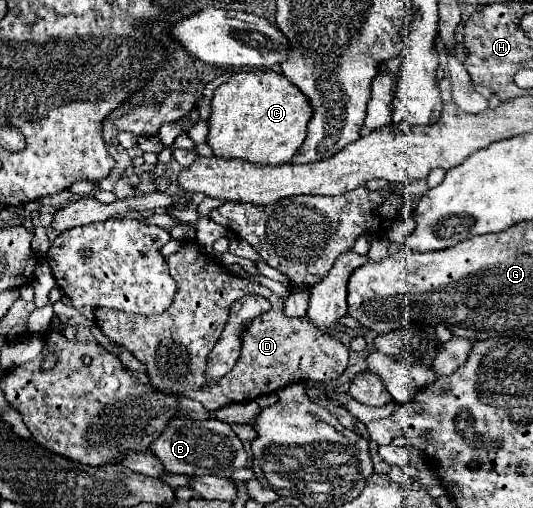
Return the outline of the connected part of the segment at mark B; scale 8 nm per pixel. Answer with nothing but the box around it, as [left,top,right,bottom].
[150,418,248,478]

